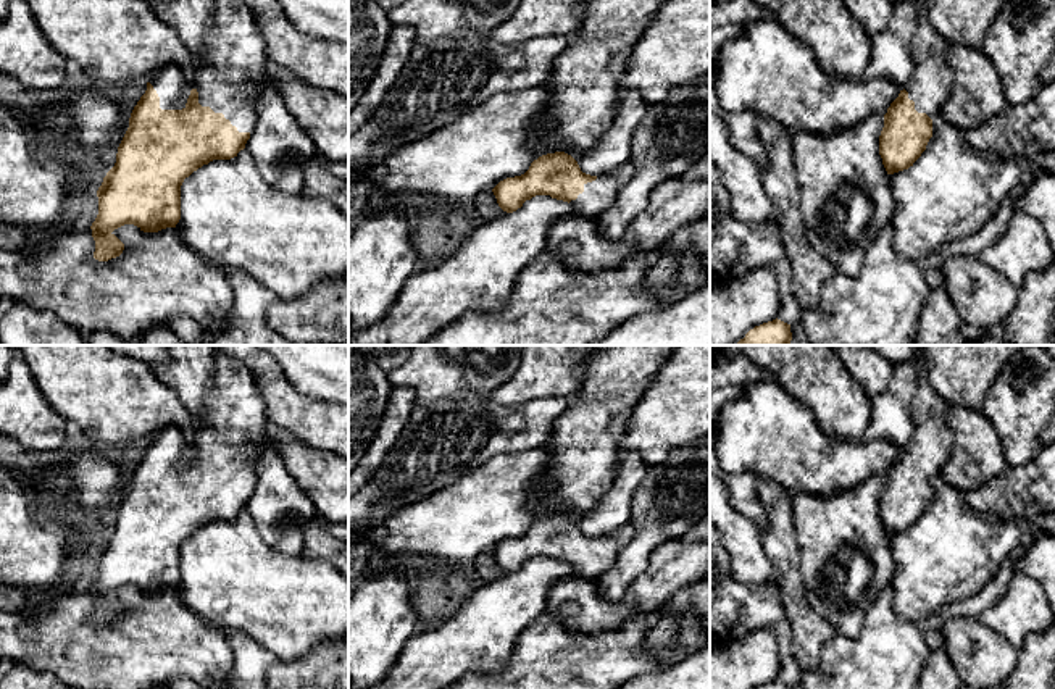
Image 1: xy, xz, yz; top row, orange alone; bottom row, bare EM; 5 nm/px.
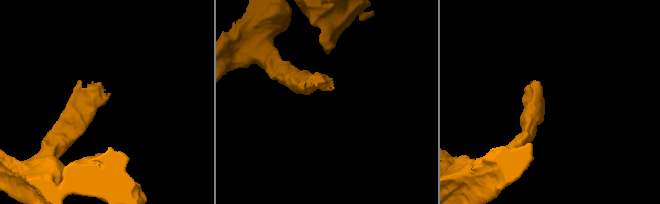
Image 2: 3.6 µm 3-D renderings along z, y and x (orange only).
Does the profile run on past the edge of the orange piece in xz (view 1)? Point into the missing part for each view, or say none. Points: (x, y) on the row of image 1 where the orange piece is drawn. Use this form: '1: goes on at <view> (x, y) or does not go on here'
1: goes on at xz (599, 196)

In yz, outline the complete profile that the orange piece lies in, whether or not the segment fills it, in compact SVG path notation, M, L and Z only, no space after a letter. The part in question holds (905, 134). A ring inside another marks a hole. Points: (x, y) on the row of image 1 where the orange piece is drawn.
M921 5L911 44L913 74L887 108L879 136L879 155L887 174L913 166L932 137L932 115L942 110L953 82L949 47Z

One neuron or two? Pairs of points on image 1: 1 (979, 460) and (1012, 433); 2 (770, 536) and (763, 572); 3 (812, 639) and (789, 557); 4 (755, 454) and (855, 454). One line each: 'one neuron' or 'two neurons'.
1: two neurons
2: two neurons
3: one neuron
4: one neuron

